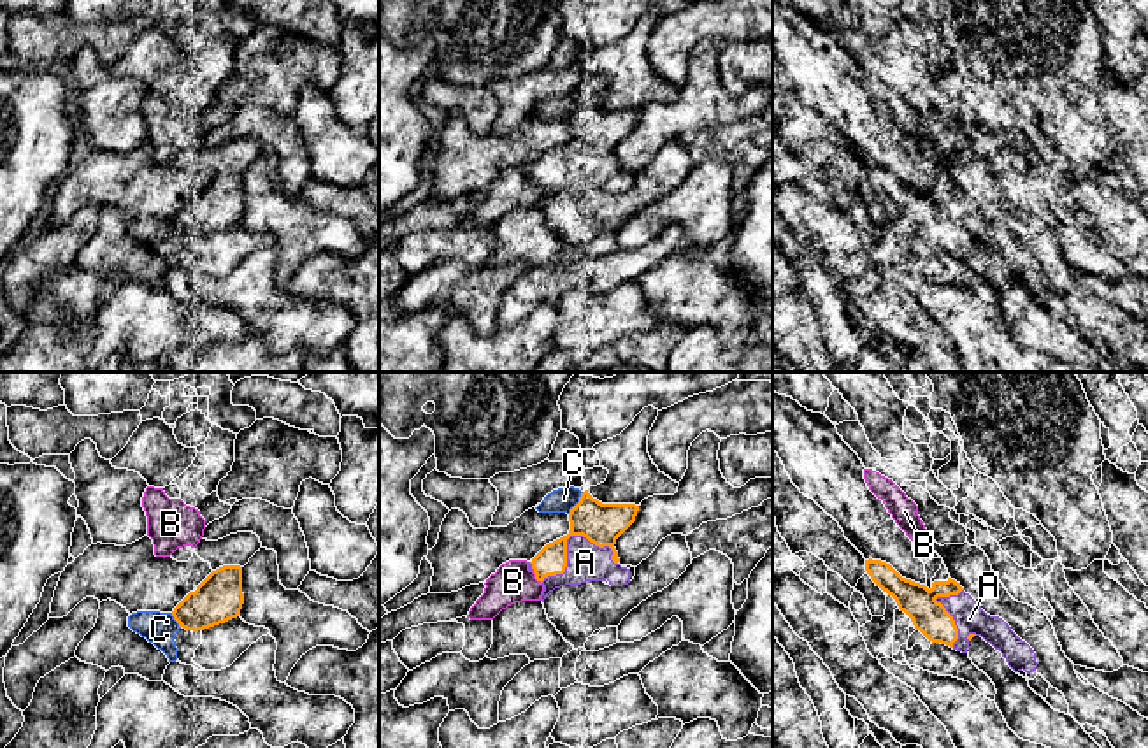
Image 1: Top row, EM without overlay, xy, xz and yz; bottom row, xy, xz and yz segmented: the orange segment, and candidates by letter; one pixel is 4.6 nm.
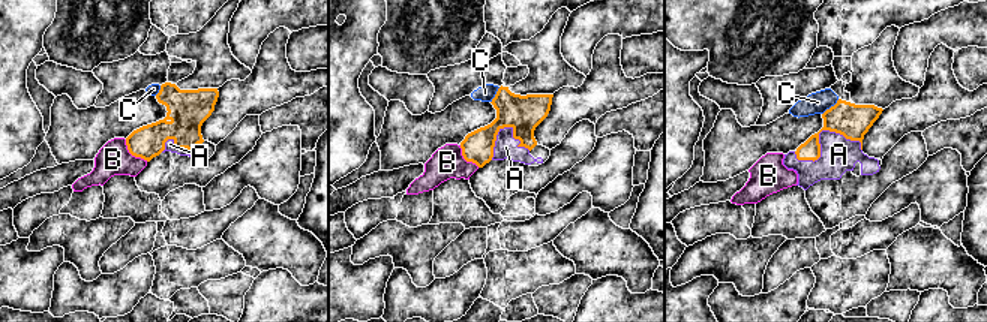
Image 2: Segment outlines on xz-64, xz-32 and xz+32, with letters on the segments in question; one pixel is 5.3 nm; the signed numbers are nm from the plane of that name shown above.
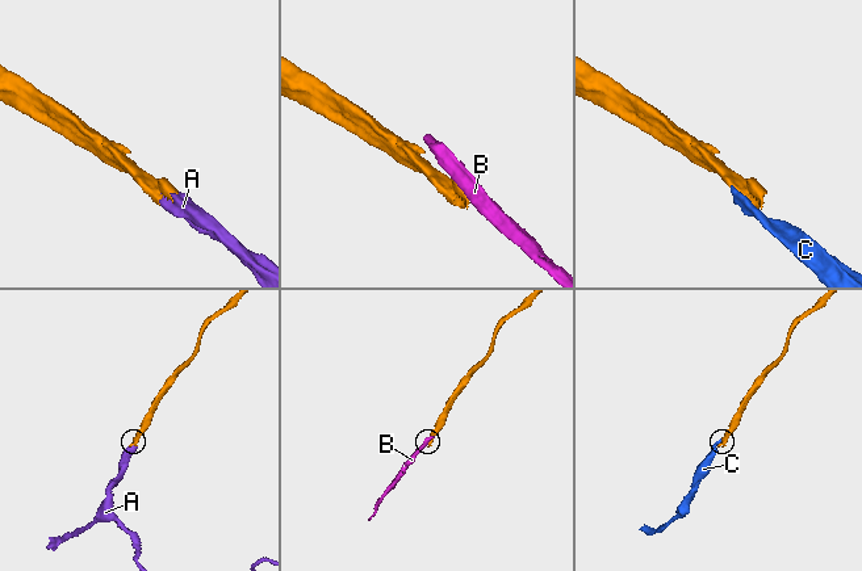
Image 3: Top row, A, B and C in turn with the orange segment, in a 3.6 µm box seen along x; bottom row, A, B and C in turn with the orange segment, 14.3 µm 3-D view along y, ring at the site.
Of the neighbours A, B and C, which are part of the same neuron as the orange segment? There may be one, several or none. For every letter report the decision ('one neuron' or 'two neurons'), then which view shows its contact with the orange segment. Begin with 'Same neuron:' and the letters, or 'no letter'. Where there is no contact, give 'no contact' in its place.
Same neuron: A
A: one neuron | xz
B: two neurons | xz
C: two neurons | xz

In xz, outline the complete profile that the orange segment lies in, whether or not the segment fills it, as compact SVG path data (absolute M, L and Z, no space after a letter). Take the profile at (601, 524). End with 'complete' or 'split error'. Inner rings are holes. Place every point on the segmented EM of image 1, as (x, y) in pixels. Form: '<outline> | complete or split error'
M585 490L569 513L569 534L546 544L528 562L528 571L544 585L539 601L565 585L604 579L611 586L628 585L630 569L618 564L614 544L635 521L637 511L635 504L602 504Z | split error

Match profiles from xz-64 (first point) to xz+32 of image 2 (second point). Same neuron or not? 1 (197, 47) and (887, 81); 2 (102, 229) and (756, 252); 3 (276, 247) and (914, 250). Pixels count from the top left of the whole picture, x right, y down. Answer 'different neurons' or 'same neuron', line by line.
1: same neuron
2: same neuron
3: same neuron

